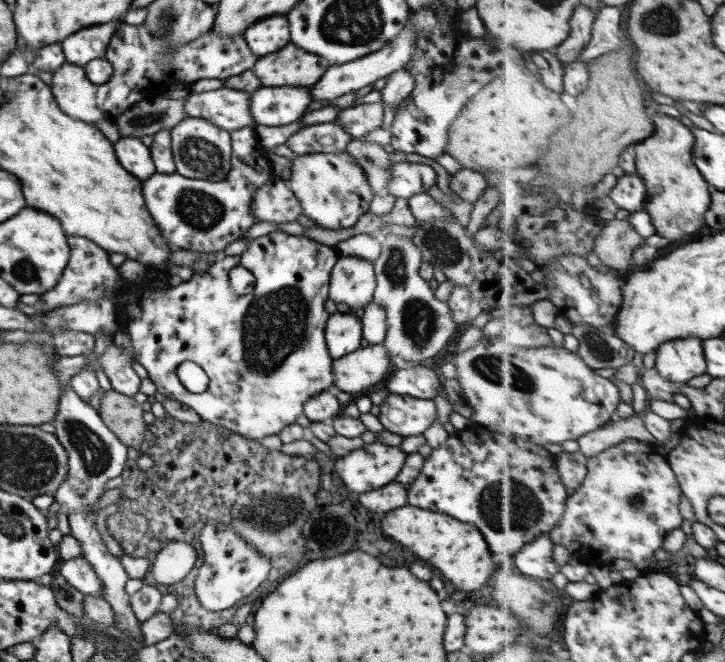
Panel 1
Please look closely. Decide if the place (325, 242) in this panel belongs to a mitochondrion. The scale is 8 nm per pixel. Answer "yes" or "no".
no

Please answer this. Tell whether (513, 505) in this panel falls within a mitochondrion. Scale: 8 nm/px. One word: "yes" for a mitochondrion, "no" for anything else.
yes

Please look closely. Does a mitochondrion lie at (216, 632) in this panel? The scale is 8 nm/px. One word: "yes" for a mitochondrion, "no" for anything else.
no

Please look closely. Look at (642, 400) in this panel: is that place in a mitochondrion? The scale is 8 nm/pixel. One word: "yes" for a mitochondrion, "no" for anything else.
no

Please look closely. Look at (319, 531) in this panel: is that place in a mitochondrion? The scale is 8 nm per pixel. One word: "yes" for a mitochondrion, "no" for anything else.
no

